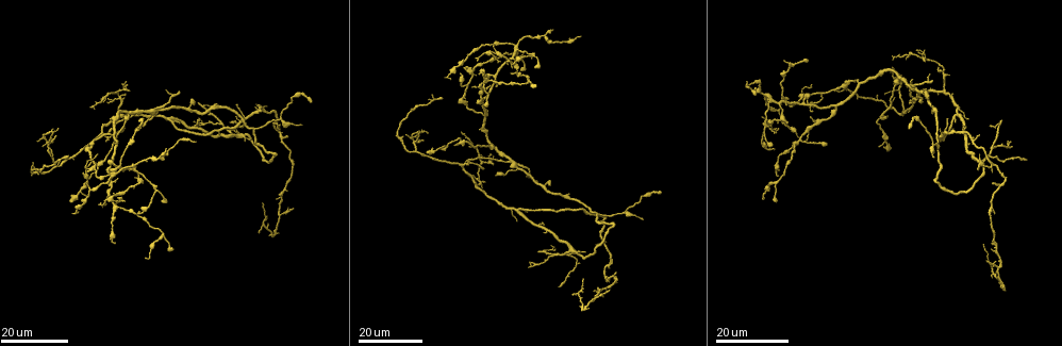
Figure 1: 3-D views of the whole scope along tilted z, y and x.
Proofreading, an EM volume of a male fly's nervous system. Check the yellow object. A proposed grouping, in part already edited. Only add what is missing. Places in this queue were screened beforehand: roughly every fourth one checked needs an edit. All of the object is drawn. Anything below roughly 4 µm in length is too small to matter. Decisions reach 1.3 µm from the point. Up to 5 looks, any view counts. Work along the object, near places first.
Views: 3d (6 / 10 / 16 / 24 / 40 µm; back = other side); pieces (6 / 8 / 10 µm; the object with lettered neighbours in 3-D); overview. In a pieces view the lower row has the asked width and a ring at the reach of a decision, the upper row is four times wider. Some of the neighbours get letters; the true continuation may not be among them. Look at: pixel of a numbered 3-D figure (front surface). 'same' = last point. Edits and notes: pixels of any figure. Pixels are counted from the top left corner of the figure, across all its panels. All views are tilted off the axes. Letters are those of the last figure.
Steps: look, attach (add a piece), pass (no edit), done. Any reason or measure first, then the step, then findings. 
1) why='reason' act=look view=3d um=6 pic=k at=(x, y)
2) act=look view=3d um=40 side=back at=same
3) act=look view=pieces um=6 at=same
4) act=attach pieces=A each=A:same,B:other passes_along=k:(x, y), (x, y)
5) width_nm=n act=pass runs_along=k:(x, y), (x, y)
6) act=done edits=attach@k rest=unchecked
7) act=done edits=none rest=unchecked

why='branch stops here' act=look view=3d um=24 pic=1 at=(238, 103)

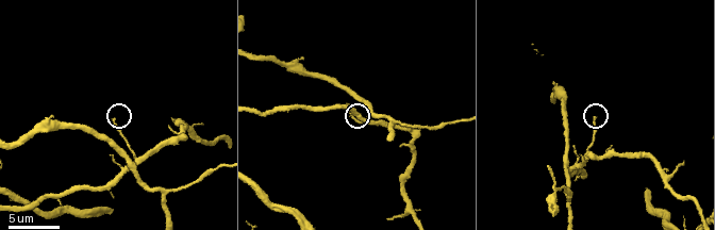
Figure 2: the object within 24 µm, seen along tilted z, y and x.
act=look view=3d um=6 pic=2 at=(594, 118)

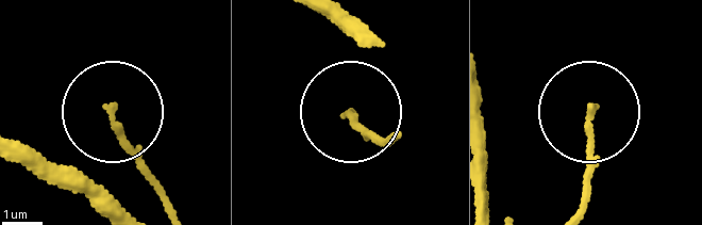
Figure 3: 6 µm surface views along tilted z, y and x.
act=look view=pieces um=8 pic=3 at=(592, 109)

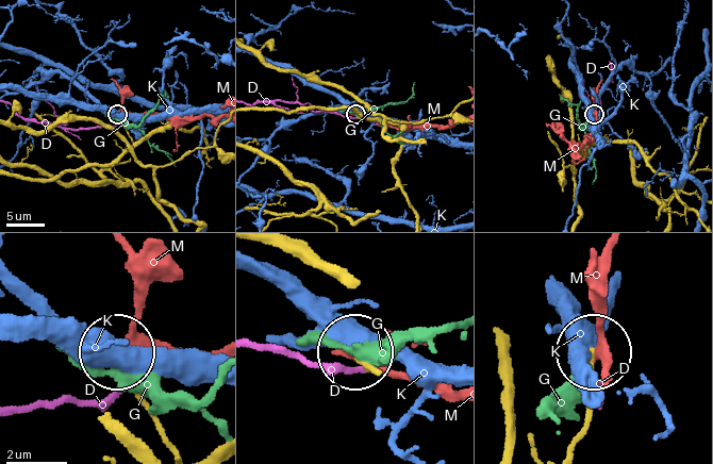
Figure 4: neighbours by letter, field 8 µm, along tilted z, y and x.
act=pass each=D:other,G:other,K:other,M:other runs_along=4:(48, 180), (83, 166), (115, 162), (133, 142), (117, 115) found='none of them fits'

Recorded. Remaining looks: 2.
why='tapers out' act=look view=3d um=16 pic=1 at=(614, 274)

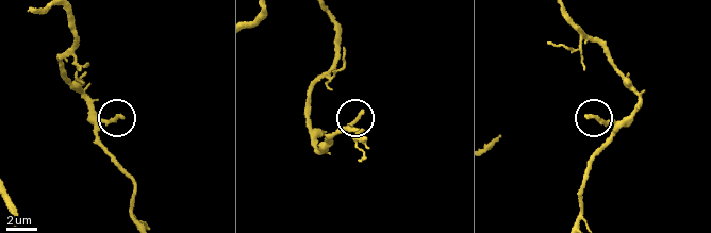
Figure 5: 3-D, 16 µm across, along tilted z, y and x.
act=look view=pieces um=6 pic=5 at=(121, 118)

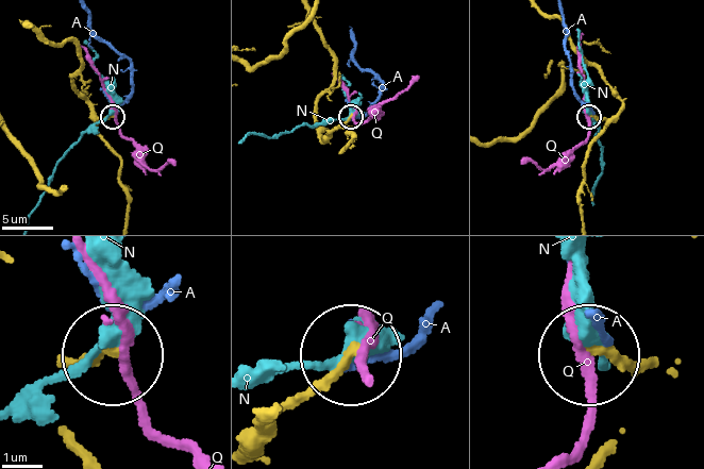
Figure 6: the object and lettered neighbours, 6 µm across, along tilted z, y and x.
act=pass each=A:other,N:other,Q:other runs_along=6:(642, 369), (590, 351) found='none of them fits'

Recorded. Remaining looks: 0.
act=done edits=none rest=unchecked

